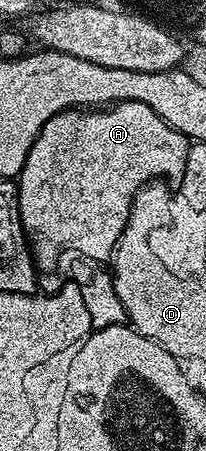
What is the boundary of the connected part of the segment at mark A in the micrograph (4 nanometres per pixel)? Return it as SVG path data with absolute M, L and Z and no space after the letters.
M123 100L96 110L71 108L52 116L43 130L39 130L16 181L19 218L34 264L41 270L51 266L61 256L64 244L69 244L69 248L81 248L81 252L89 252L89 256L112 257L129 221L135 194L146 184L162 178L179 181L190 145L190 137L163 122L151 106L134 100Z

